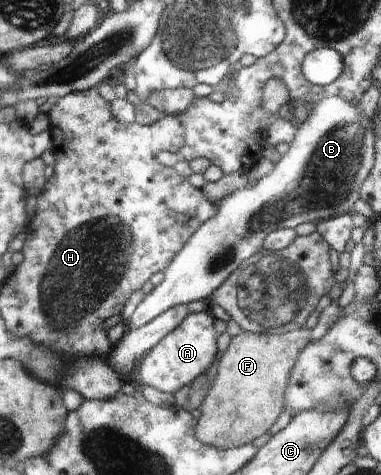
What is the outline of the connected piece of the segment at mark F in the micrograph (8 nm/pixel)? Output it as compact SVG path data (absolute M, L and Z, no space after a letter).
M307 326L285 334L253 334L242 331L231 337L228 348L218 360L217 375L201 404L201 416L195 436L203 444L215 448L250 445L255 438L269 431L284 411L285 388L299 352L310 342Z

